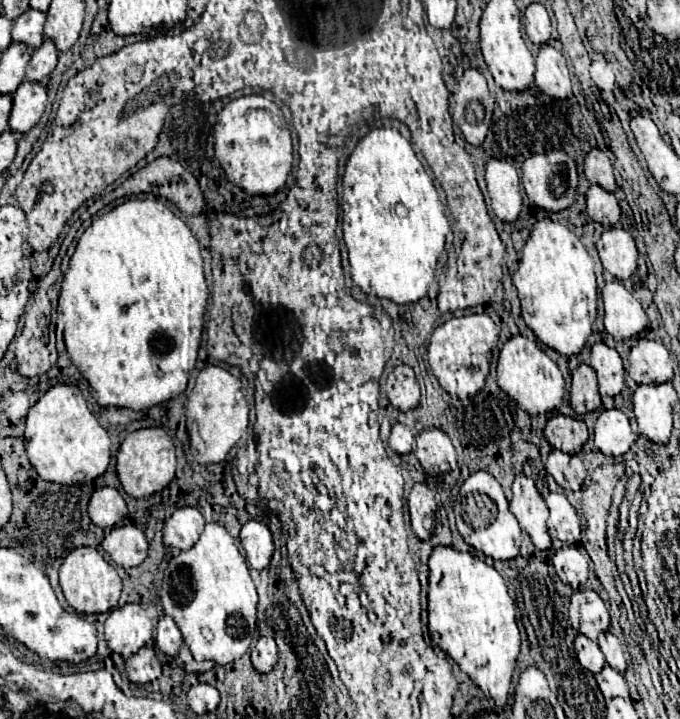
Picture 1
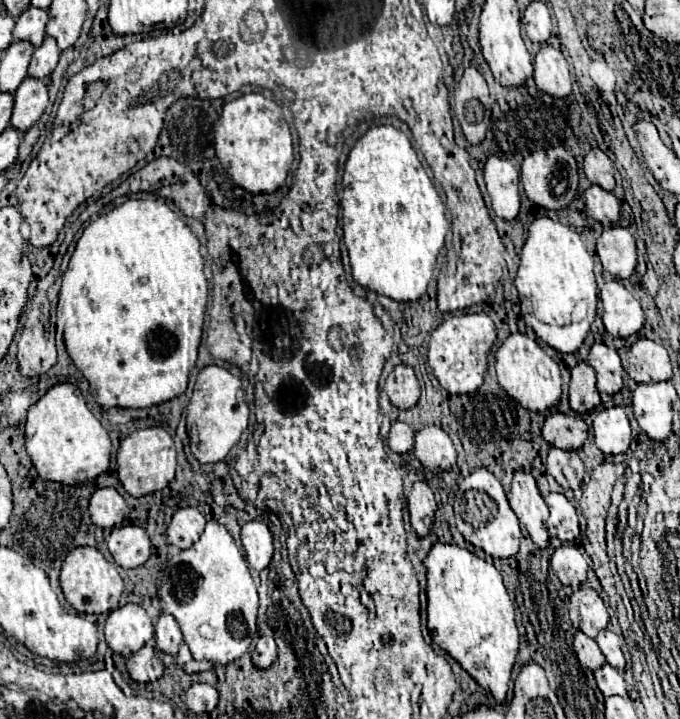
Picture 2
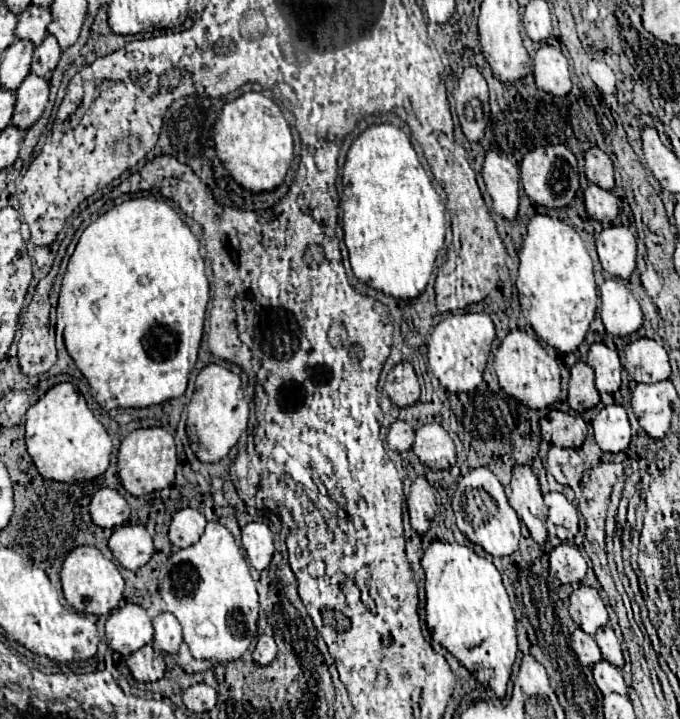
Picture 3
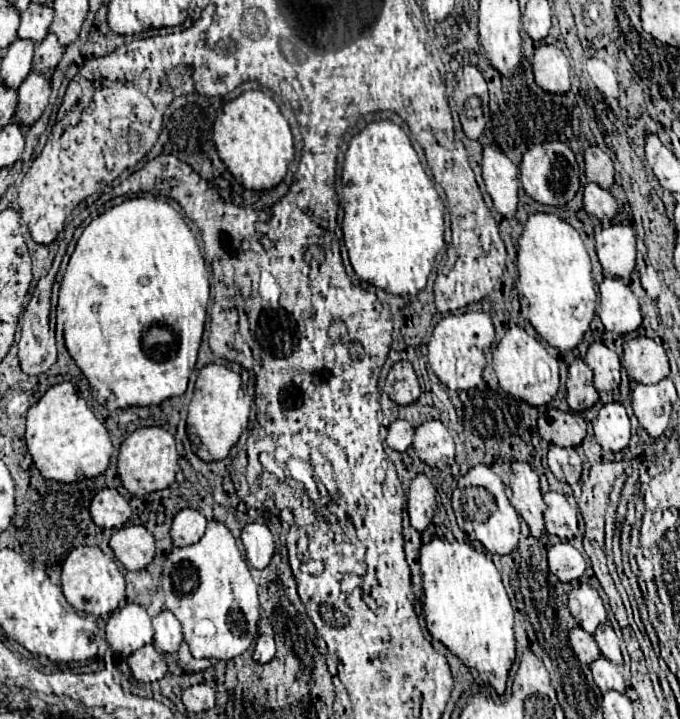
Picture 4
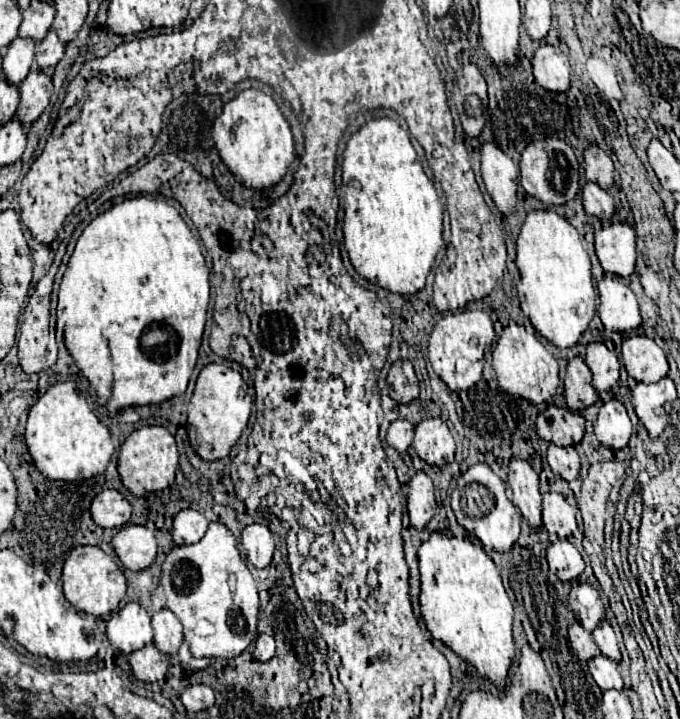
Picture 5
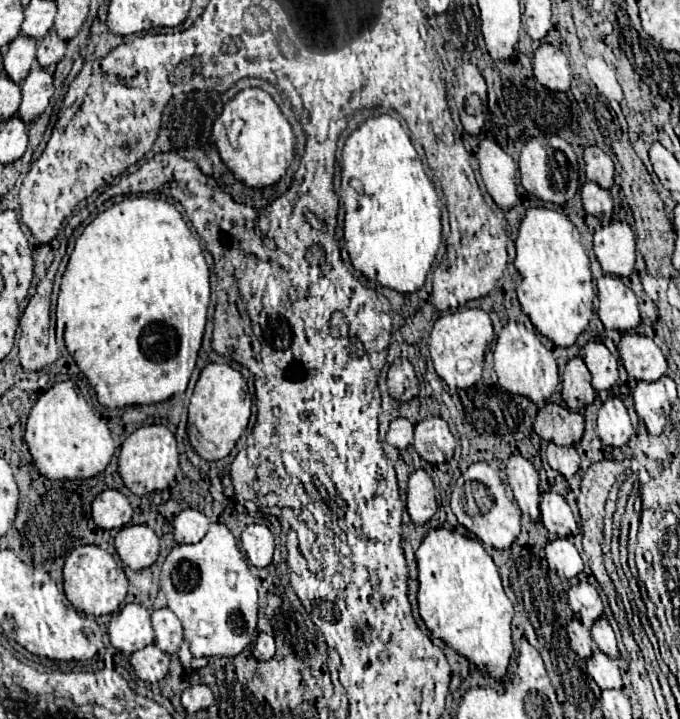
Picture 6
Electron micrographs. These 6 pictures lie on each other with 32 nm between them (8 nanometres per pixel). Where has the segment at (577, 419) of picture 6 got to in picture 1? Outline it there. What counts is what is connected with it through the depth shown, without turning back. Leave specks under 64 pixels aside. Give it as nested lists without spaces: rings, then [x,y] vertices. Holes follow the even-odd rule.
[[[556,414],[544,426],[544,436],[552,448],[562,452],[578,452],[588,440],[588,428],[582,418],[570,418]]]

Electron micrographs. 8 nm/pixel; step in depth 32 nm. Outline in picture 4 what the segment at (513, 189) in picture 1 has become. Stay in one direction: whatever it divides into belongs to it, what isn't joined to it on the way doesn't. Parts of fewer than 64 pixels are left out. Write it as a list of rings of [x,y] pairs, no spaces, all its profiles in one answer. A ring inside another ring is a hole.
[[[490,144],[484,146],[482,178],[494,200],[494,208],[504,218],[510,218],[518,204],[518,166],[512,164],[512,160],[498,146]]]

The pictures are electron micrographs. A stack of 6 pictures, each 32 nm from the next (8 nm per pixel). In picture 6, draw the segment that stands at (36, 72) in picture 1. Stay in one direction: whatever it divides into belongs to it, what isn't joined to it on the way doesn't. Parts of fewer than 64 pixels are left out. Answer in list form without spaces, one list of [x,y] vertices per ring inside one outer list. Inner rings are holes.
[[[52,28],[38,46],[38,62],[40,62],[40,66],[42,68],[52,68],[54,64],[58,64],[64,58],[64,50],[66,50],[66,40],[62,40],[56,34],[56,30]]]

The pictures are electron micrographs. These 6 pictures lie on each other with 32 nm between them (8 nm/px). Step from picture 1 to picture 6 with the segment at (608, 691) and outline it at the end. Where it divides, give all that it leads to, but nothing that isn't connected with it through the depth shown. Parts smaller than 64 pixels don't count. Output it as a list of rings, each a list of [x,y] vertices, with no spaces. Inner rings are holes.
[[[594,648],[592,656],[586,660],[586,666],[588,666],[588,674],[596,680],[600,688],[622,688],[616,660],[606,656],[598,648]]]

